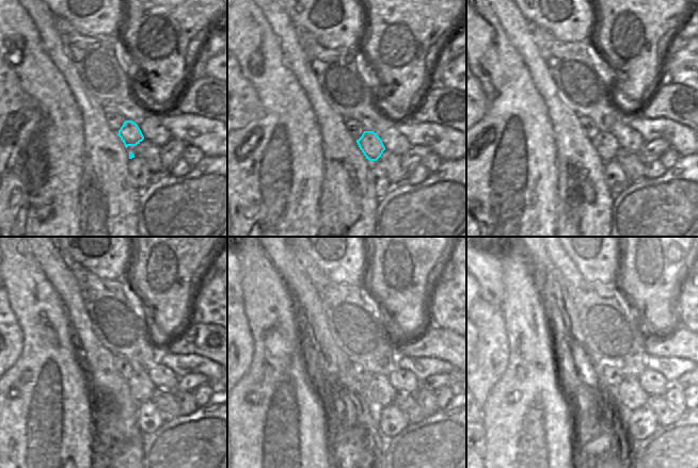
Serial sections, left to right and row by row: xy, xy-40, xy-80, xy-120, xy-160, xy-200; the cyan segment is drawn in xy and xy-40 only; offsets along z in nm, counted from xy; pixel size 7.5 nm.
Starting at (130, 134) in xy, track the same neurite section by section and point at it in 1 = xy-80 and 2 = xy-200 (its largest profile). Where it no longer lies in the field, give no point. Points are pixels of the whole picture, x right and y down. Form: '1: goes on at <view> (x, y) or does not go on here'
1: goes on at xy-80 (608, 143)
2: goes on at xy-200 (633, 390)

